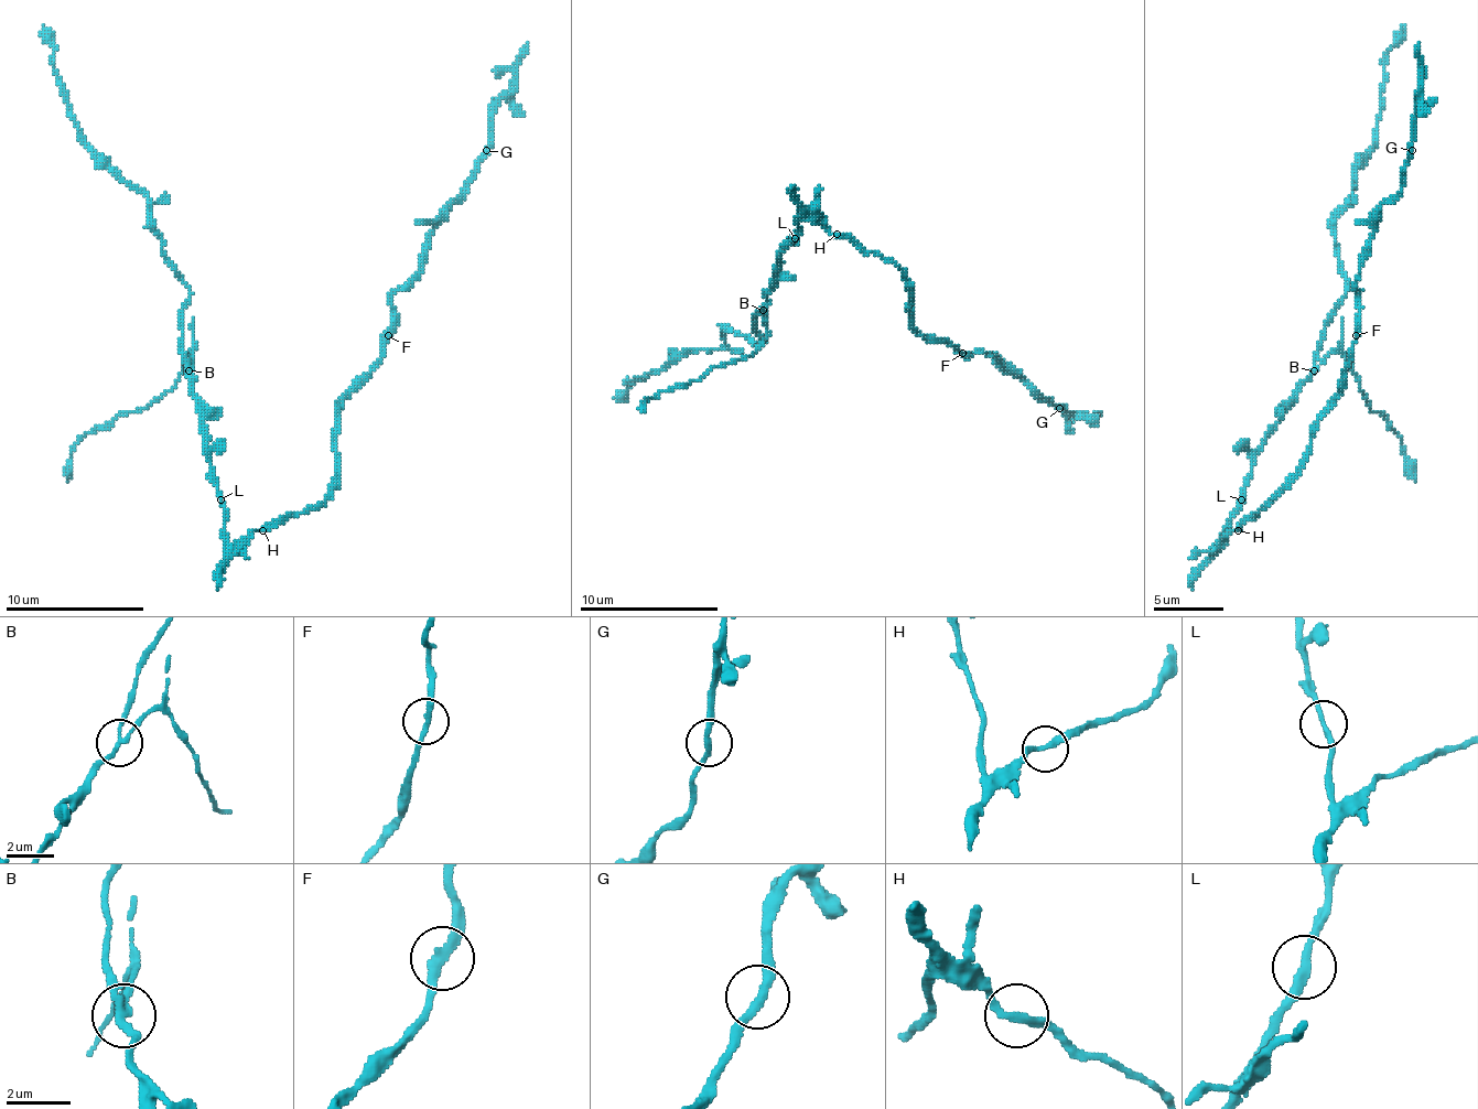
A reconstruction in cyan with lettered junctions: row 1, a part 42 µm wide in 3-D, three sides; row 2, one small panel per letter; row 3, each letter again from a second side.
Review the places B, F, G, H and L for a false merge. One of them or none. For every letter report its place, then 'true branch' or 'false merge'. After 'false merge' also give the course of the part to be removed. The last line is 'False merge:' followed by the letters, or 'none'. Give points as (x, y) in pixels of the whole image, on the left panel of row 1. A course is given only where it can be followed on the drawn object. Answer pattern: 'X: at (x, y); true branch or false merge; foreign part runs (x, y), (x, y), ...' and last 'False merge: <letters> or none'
B: at (189, 370); false merge; foreign part runs (190, 370), (193, 353), (169, 391), (96, 426), (71, 453), (67, 482)
F: at (388, 335); true branch
G: at (486, 150); true branch
H: at (262, 530); true branch
L: at (220, 499); true branch
False merge: B

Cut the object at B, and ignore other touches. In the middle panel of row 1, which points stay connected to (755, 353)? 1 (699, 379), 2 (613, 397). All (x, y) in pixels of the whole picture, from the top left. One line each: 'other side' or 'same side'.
1: same side
2: other side

